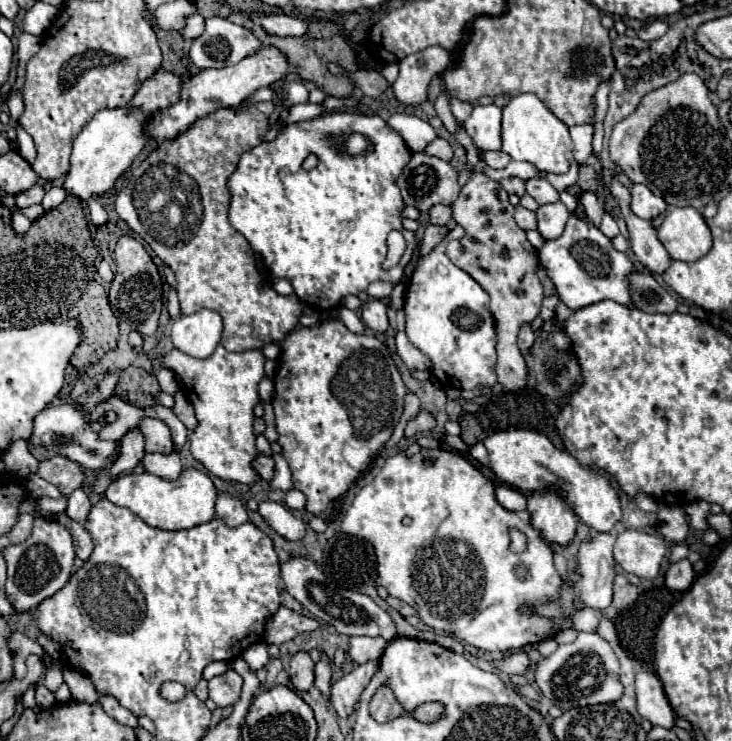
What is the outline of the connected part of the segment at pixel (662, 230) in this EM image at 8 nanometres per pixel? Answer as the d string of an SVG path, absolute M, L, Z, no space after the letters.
M670 207L658 227L658 239L672 259L686 263L698 261L712 247L710 229L694 207Z

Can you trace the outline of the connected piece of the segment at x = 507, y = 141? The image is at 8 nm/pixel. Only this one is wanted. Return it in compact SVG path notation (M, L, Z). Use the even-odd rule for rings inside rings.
M532 93L512 97L502 115L502 151L514 161L526 161L542 173L566 173L572 161L568 127Z

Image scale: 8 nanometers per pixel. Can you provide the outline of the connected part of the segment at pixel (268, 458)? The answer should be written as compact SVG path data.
M258 453L252 461L252 469L258 473L260 479L264 481L272 481L274 477L274 457L272 455L264 455L264 453Z

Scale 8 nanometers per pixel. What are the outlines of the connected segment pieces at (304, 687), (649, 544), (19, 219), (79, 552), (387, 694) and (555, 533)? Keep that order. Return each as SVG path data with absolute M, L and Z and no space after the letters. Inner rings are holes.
M296 653L292 657L290 681L298 691L308 691L314 685L314 661L308 657L308 653Z
M622 531L614 543L614 559L626 571L642 579L654 579L660 573L666 545L660 537L642 531Z
M14 213L14 215L12 215L12 229L14 229L14 233L16 233L18 237L24 237L26 231L30 229L30 221L28 221L24 215Z
M60 513L58 517L56 517L56 521L60 523L60 525L64 525L68 531L70 531L70 535L72 535L72 541L74 541L74 551L76 551L76 557L78 559L82 559L82 561L86 561L88 557L90 557L90 553L92 553L92 537L86 533L86 529L82 527L82 523L76 523L76 521L72 521L66 513Z
M384 689L376 691L376 695L370 701L370 715L378 723L392 721L404 713L406 713L404 707L398 703L398 699L394 697L392 691L384 691Z
M554 489L534 493L528 499L528 513L532 527L540 531L540 537L548 545L566 547L574 539L578 517L566 501L554 493Z

